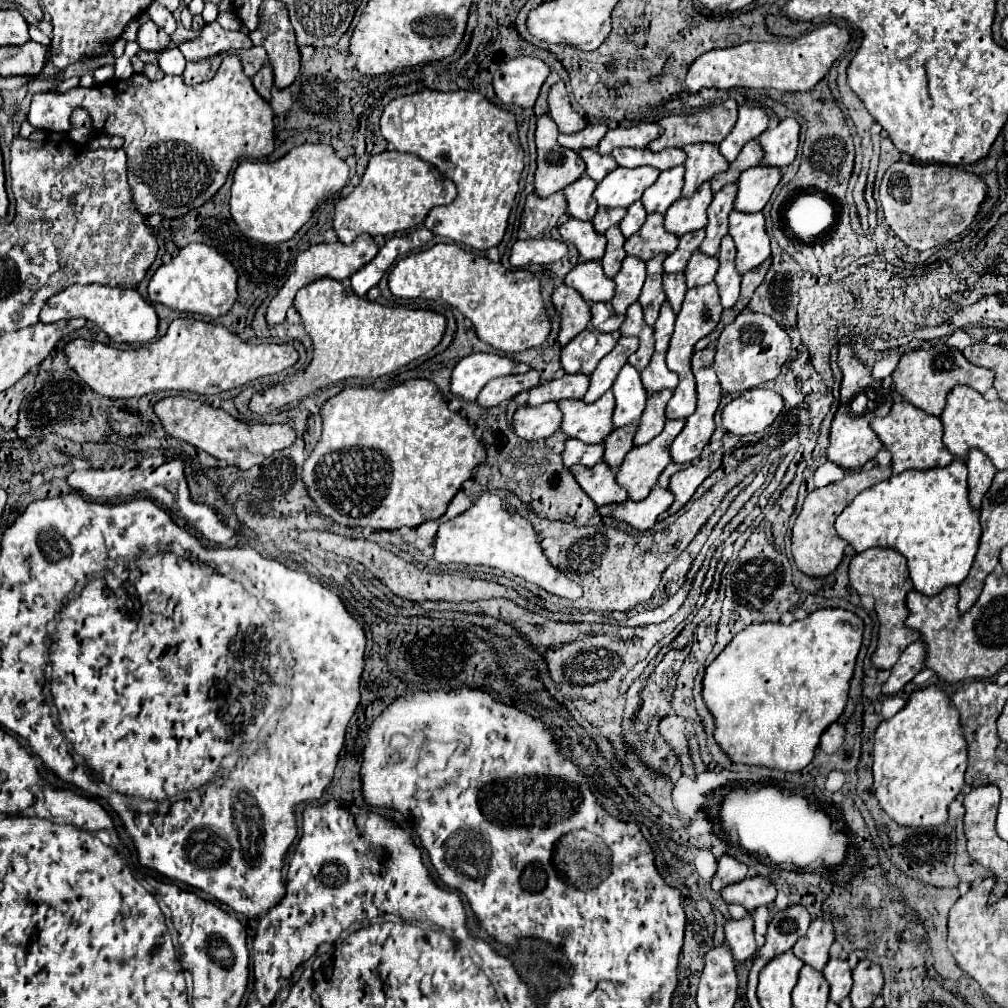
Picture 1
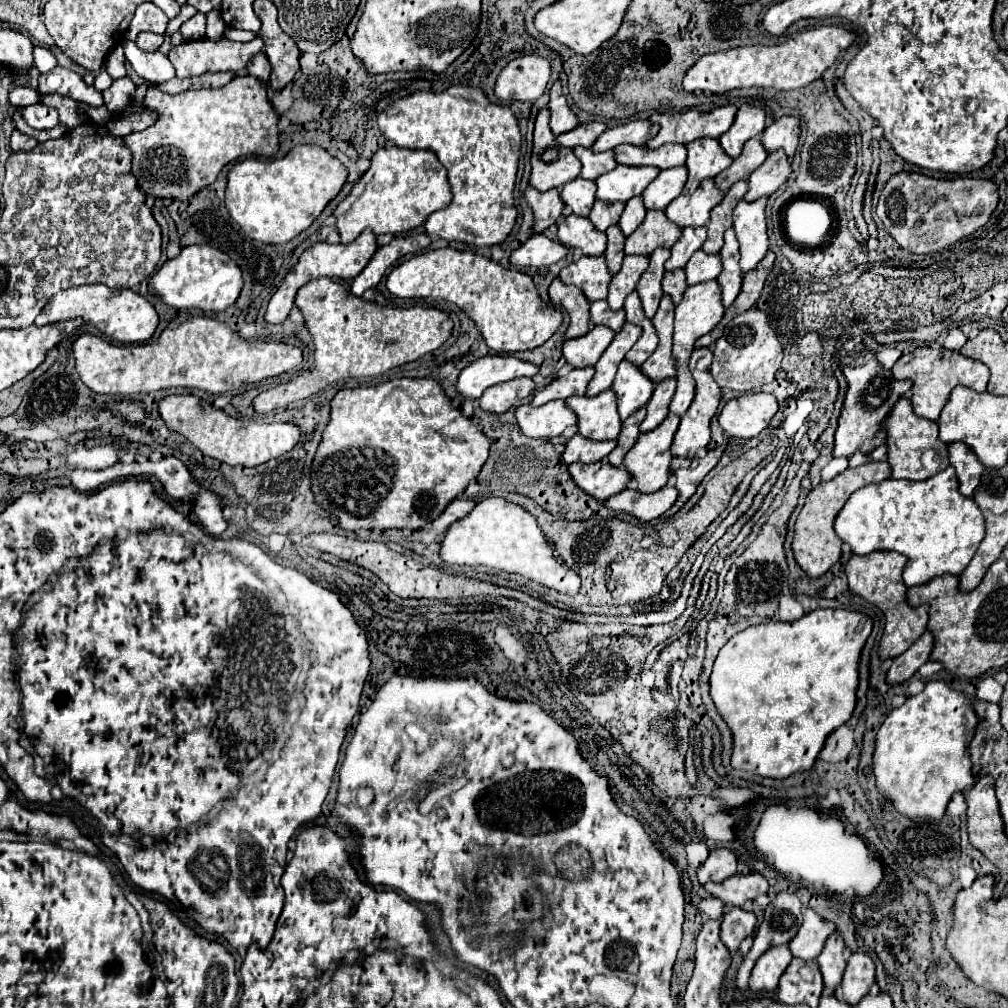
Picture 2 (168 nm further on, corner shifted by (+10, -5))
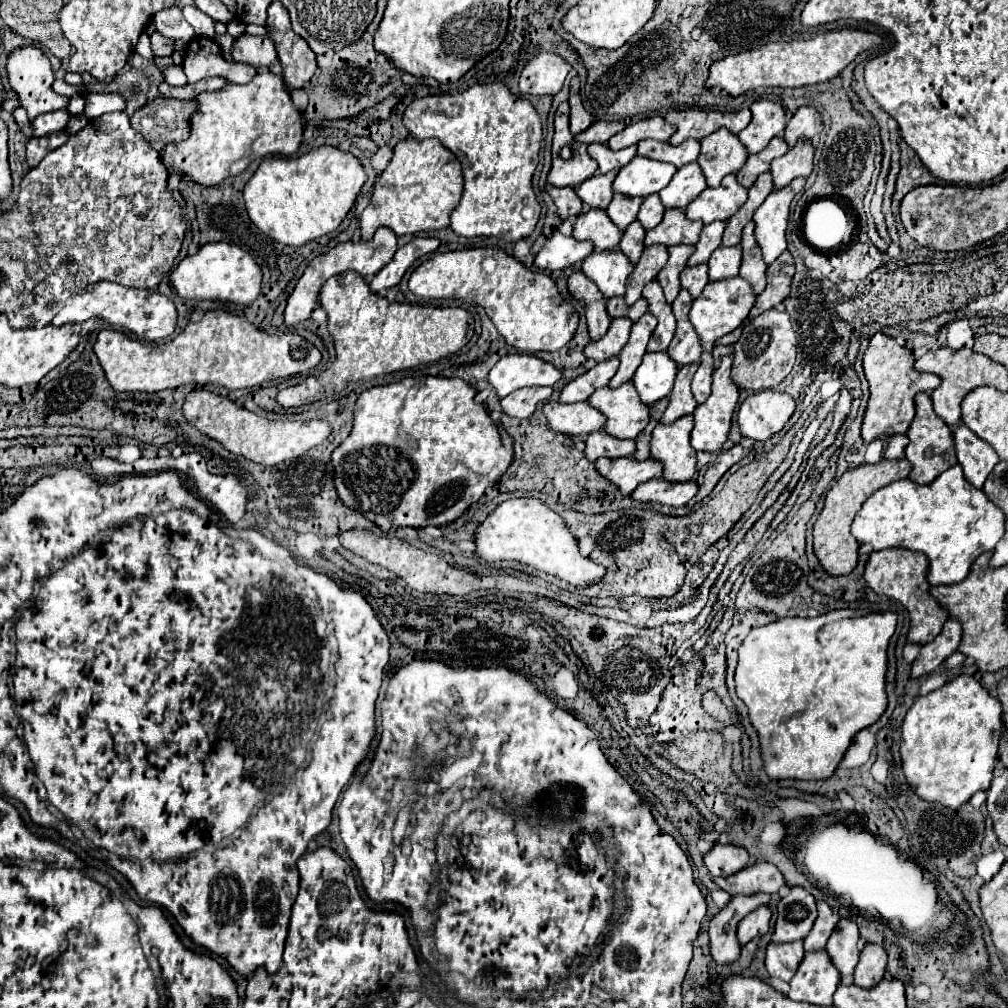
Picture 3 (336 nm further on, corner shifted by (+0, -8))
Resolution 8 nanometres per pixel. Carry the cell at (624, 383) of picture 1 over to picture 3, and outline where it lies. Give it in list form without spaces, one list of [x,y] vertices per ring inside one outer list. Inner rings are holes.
[[[655,352],[655,354],[645,354],[641,366],[633,374],[633,386],[639,392],[639,398],[643,404],[651,406],[657,400],[669,396],[673,382],[675,382],[677,366],[675,362],[667,356],[667,352]]]

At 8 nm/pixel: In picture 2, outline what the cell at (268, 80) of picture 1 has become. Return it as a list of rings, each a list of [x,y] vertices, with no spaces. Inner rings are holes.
[[[257,53],[257,57],[253,57],[253,61],[249,61],[249,65],[247,65],[247,75],[257,77],[265,83],[269,81],[269,73],[271,73],[271,65],[269,65],[265,53]]]

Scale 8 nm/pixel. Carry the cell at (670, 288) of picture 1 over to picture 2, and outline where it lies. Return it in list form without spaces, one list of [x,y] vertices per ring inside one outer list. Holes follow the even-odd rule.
[[[683,269],[665,273],[665,277],[663,277],[663,291],[673,297],[675,305],[681,301],[685,289],[687,289],[687,281],[685,281],[685,271]]]

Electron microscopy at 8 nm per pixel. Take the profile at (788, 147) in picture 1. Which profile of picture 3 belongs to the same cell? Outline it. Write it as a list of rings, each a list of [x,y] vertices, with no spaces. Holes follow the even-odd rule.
[[[801,106],[787,122],[783,138],[785,138],[787,146],[793,148],[797,144],[797,140],[813,140],[821,130],[823,130],[823,122],[821,122],[819,112],[815,108]]]

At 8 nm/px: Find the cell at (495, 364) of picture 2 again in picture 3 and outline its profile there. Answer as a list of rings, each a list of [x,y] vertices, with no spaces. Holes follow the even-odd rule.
[[[529,354],[503,356],[489,372],[489,384],[499,398],[525,386],[553,386],[559,378],[561,372],[553,364]]]

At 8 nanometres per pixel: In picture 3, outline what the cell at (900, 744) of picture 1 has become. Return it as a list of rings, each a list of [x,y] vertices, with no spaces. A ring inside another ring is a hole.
[[[957,676],[927,696],[919,696],[901,726],[901,768],[909,788],[921,800],[957,810],[975,792],[991,786],[1001,734],[1001,702],[973,676]]]

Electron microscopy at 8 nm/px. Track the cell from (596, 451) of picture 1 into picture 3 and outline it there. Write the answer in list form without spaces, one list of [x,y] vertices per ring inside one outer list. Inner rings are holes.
[[[603,430],[591,432],[585,440],[585,458],[595,462],[597,458],[623,458],[633,456],[635,452],[635,440],[619,440],[609,436]]]

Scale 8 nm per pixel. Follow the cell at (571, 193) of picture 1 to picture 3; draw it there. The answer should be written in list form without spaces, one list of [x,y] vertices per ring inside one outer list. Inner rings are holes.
[[[607,172],[607,174],[595,174],[589,180],[585,180],[579,188],[577,188],[577,196],[581,198],[581,202],[589,204],[591,208],[599,208],[605,210],[607,204],[611,202],[613,190],[611,190],[611,182],[615,178],[617,172]]]

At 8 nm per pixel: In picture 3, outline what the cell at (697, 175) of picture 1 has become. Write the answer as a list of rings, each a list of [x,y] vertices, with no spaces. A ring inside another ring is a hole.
[[[721,128],[701,140],[701,154],[697,164],[707,178],[707,186],[713,188],[721,184],[723,176],[737,174],[743,168],[747,156],[749,154],[743,150],[743,144],[739,144],[739,138]]]

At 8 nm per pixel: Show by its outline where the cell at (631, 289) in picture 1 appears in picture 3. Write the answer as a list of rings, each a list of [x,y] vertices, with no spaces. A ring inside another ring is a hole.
[[[651,246],[651,248],[643,250],[641,260],[637,262],[637,266],[631,272],[627,286],[625,286],[625,302],[629,306],[641,298],[641,290],[645,288],[645,284],[655,280],[659,270],[667,264],[667,258],[669,258],[669,254],[667,254],[667,248],[663,248],[663,246]]]

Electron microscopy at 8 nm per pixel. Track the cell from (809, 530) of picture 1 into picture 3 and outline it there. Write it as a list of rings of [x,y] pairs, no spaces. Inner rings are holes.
[[[881,460],[877,464],[865,464],[853,470],[847,470],[839,480],[833,482],[831,490],[825,496],[823,510],[819,512],[817,522],[813,524],[813,552],[821,562],[823,570],[829,576],[845,576],[857,564],[857,550],[859,542],[851,536],[849,526],[855,514],[861,510],[861,504],[879,488],[887,486],[889,482],[903,480],[911,472],[911,464],[907,460]]]

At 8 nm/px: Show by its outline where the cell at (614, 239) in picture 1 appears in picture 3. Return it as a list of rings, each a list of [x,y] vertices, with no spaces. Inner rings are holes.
[[[635,220],[627,226],[621,242],[619,242],[619,250],[629,258],[631,264],[637,264],[637,260],[641,258],[643,252],[643,238],[645,238],[645,230],[643,226]]]

